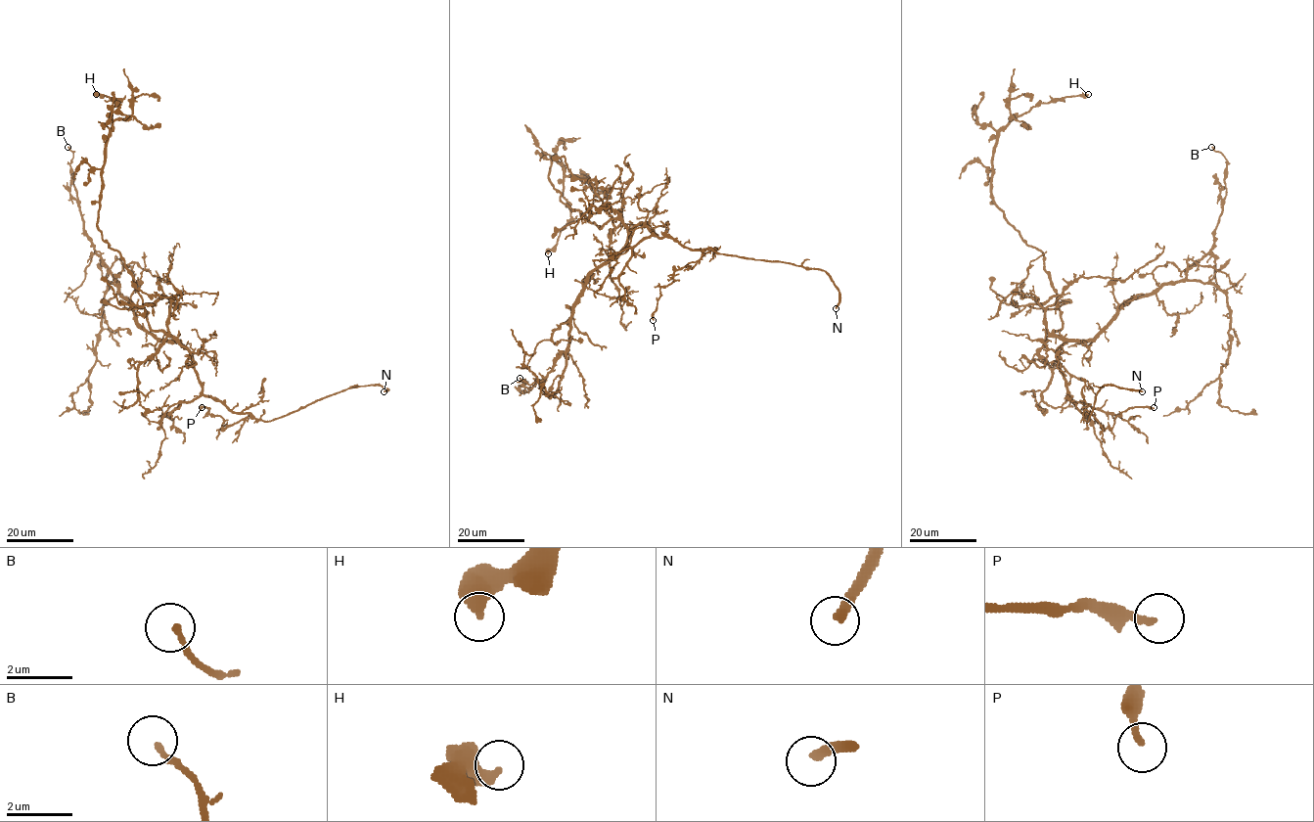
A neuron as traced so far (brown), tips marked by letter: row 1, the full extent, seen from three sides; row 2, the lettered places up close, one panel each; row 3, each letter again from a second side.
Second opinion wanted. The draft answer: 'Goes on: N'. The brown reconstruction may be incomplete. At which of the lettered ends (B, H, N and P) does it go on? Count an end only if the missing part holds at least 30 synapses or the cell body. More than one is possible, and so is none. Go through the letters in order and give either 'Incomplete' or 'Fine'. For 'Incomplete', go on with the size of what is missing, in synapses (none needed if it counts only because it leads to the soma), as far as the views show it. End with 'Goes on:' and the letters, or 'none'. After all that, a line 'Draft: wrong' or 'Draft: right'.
B: Fine
H: Fine
N: Incomplete
P: Fine
Goes on: N
Draft: right

